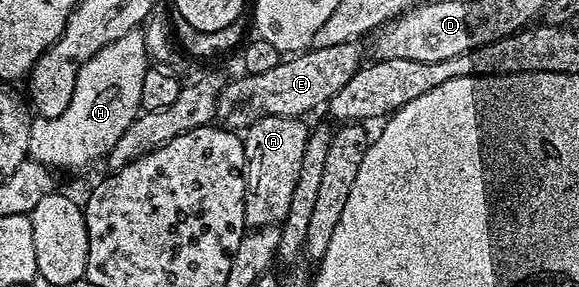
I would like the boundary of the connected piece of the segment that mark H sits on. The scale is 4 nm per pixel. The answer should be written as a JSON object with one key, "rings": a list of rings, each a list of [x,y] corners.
{"rings":[[[139,31],[121,35],[116,41],[103,45],[96,53],[92,53],[75,70],[75,86],[65,111],[61,111],[59,117],[49,117],[32,124],[31,138],[27,148],[30,160],[39,161],[42,165],[57,171],[59,167],[71,167],[73,169],[83,167],[97,157],[102,158],[141,113],[139,108],[141,83],[145,79],[148,64],[149,56],[143,42],[142,32]]]}

